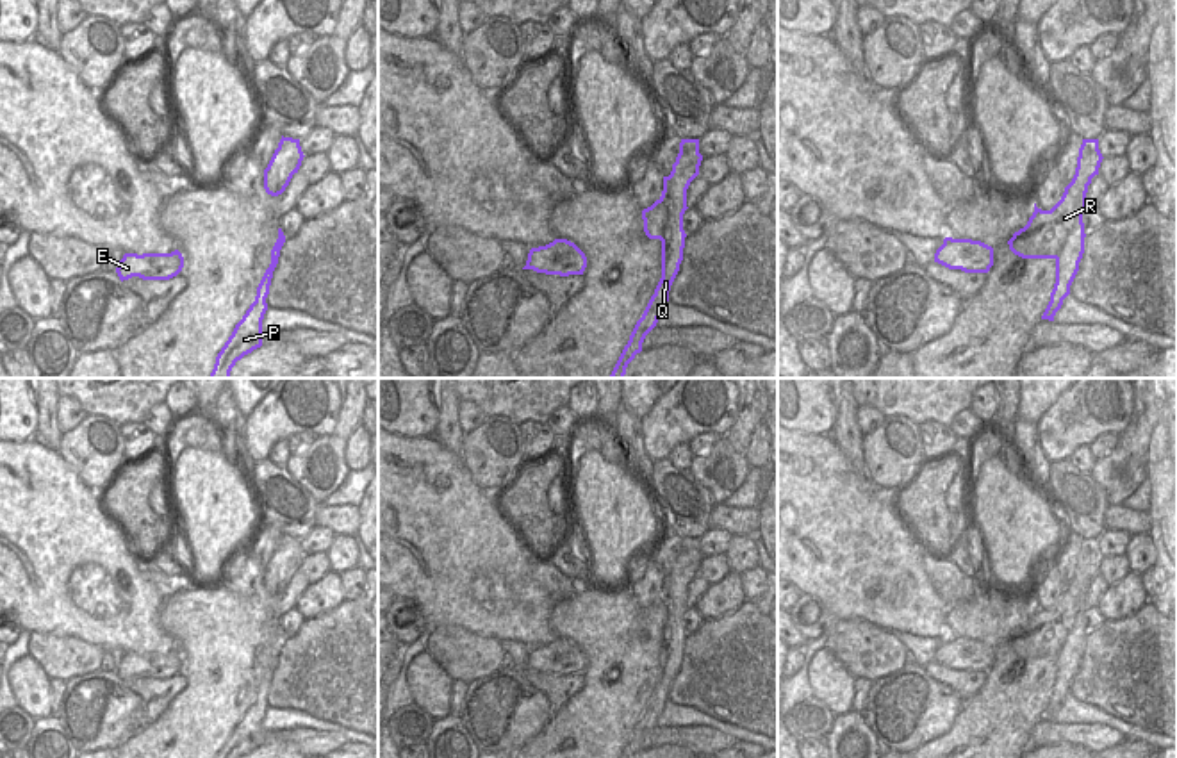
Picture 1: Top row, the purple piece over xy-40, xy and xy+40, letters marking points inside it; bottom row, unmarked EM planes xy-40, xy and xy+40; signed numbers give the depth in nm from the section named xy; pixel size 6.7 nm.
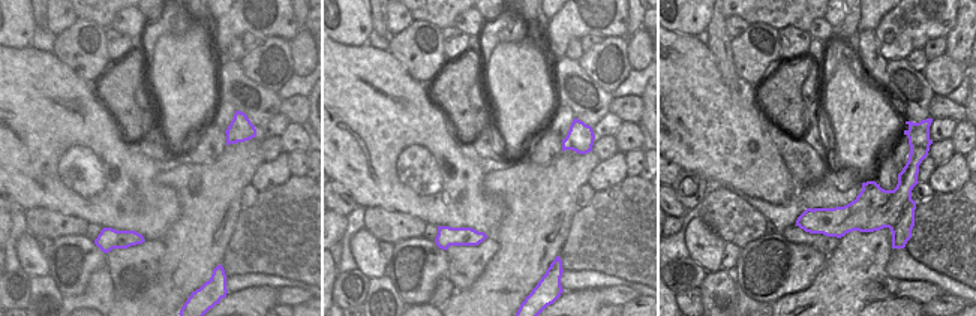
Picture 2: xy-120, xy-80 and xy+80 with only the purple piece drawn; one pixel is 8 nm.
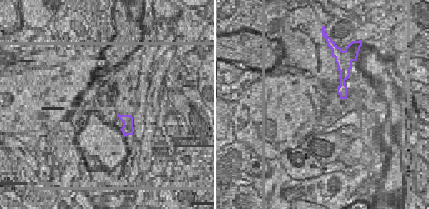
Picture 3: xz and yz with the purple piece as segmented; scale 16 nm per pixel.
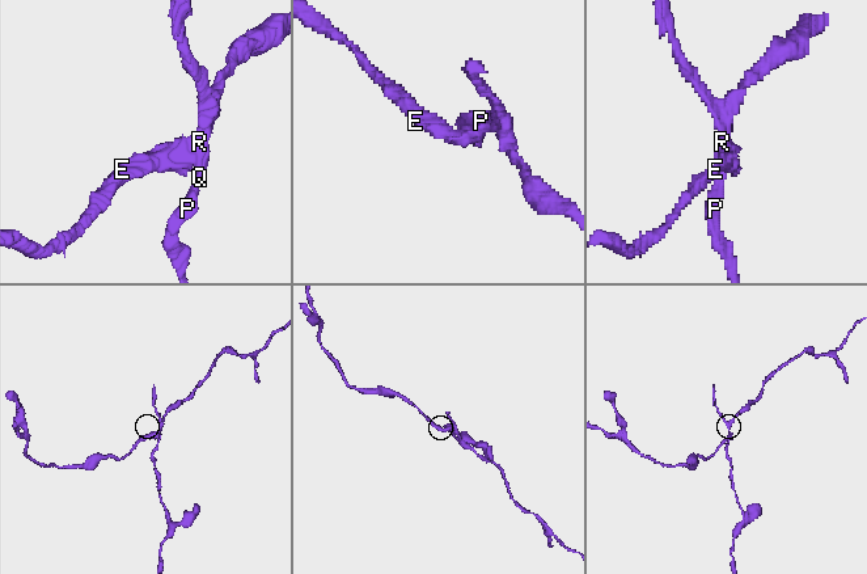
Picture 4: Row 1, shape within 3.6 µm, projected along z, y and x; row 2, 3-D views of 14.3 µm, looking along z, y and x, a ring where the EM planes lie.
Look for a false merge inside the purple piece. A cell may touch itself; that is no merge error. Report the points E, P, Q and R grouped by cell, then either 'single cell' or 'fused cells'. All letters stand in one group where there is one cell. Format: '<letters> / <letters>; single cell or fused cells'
E / P Q R; fused cells

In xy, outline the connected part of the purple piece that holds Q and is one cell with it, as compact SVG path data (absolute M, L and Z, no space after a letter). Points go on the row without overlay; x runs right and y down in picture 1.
M665 608L669 621L662 617L642 615L644 631L649 639L662 640L662 678L651 696L642 717L637 721L628 744L619 758L635 758L642 751L646 735L656 726L665 703L669 701L671 685L679 671L685 647L683 614L685 608Z

